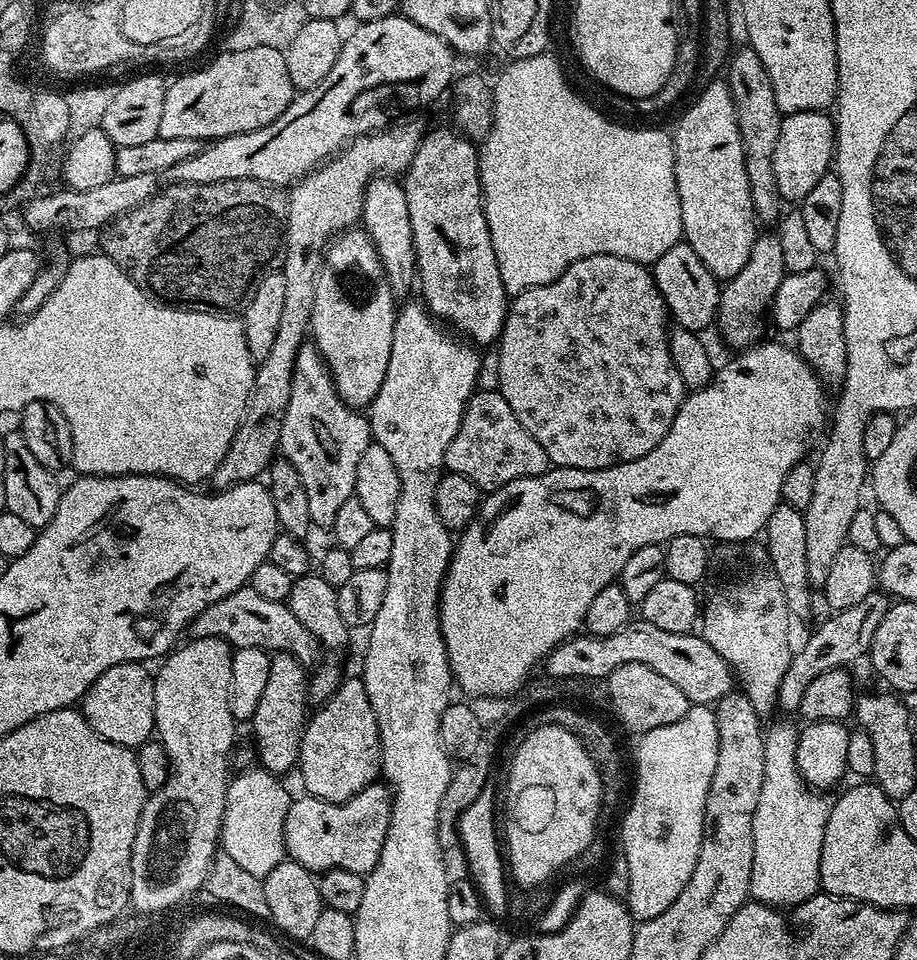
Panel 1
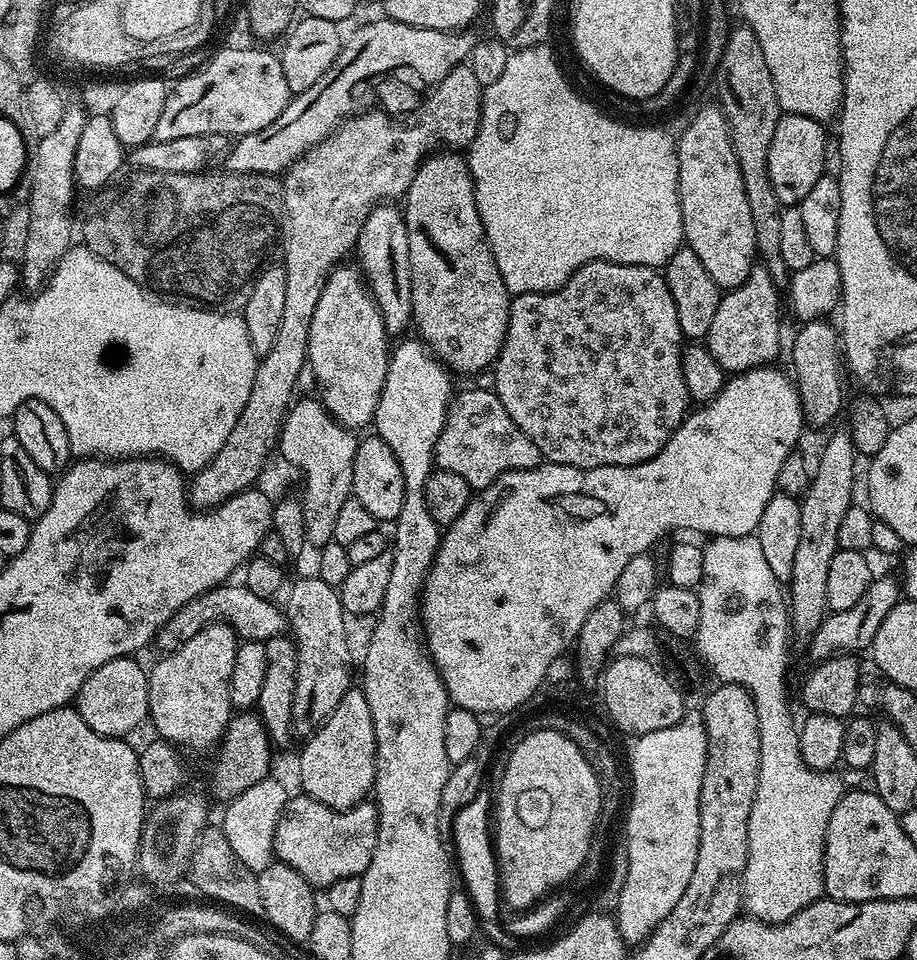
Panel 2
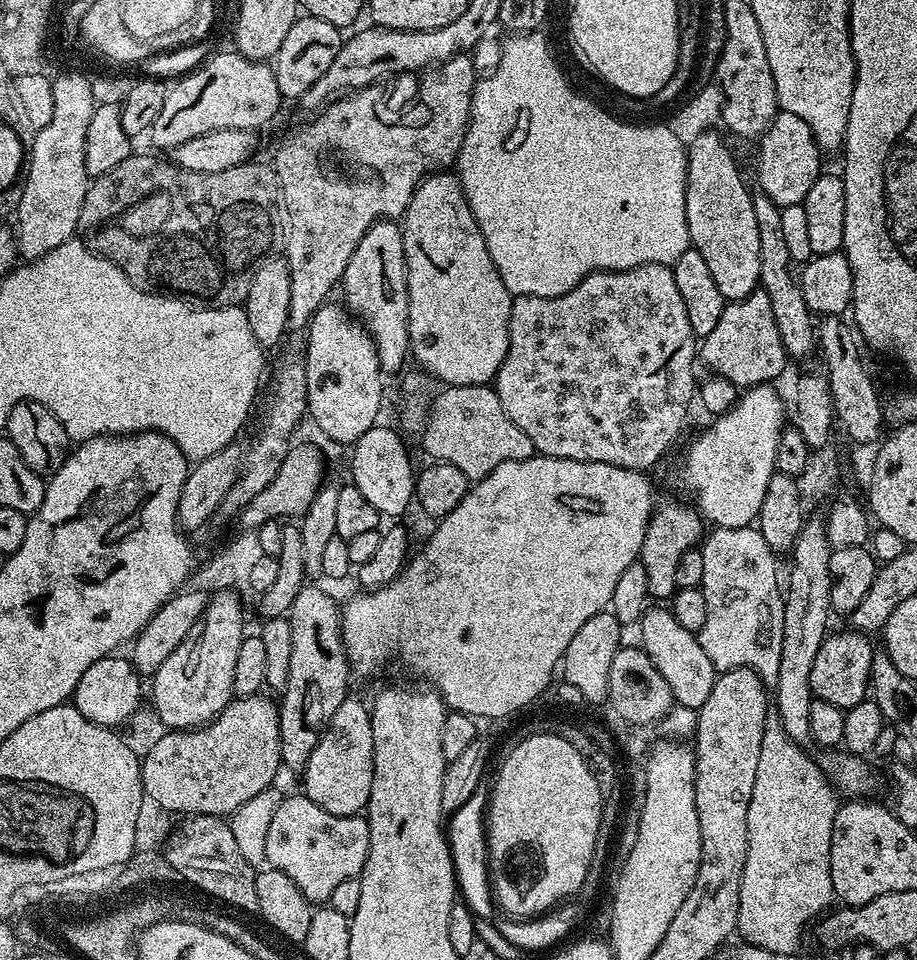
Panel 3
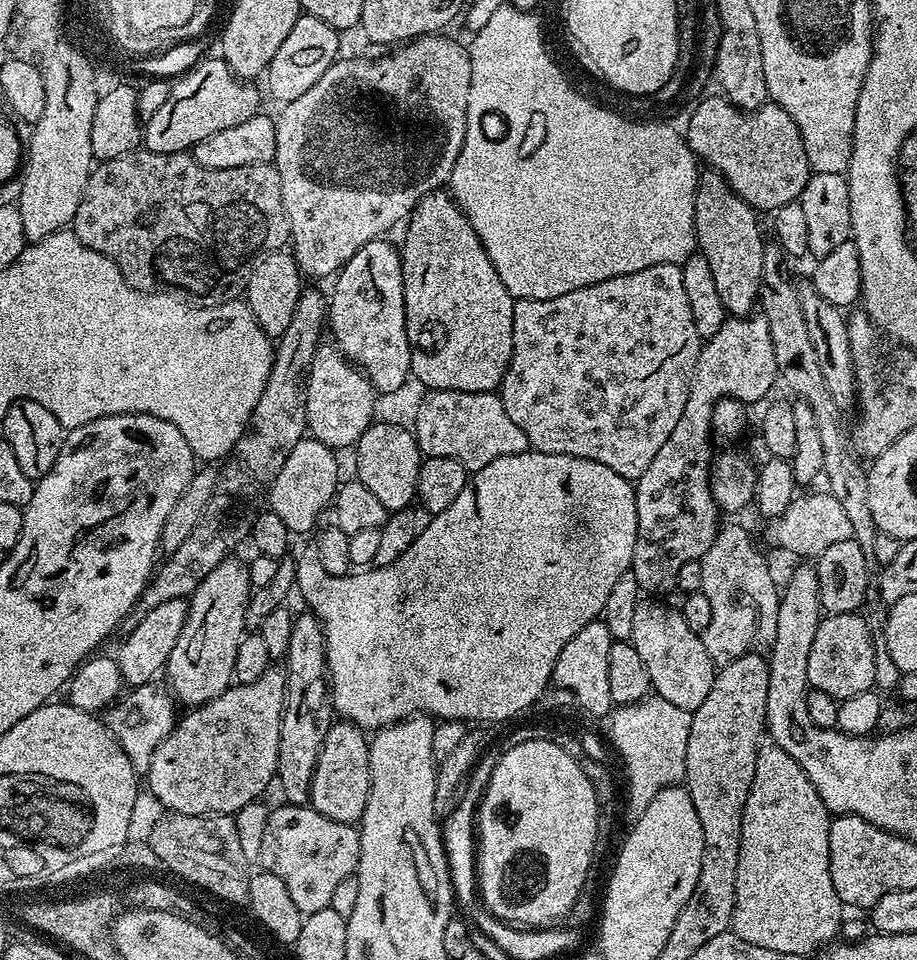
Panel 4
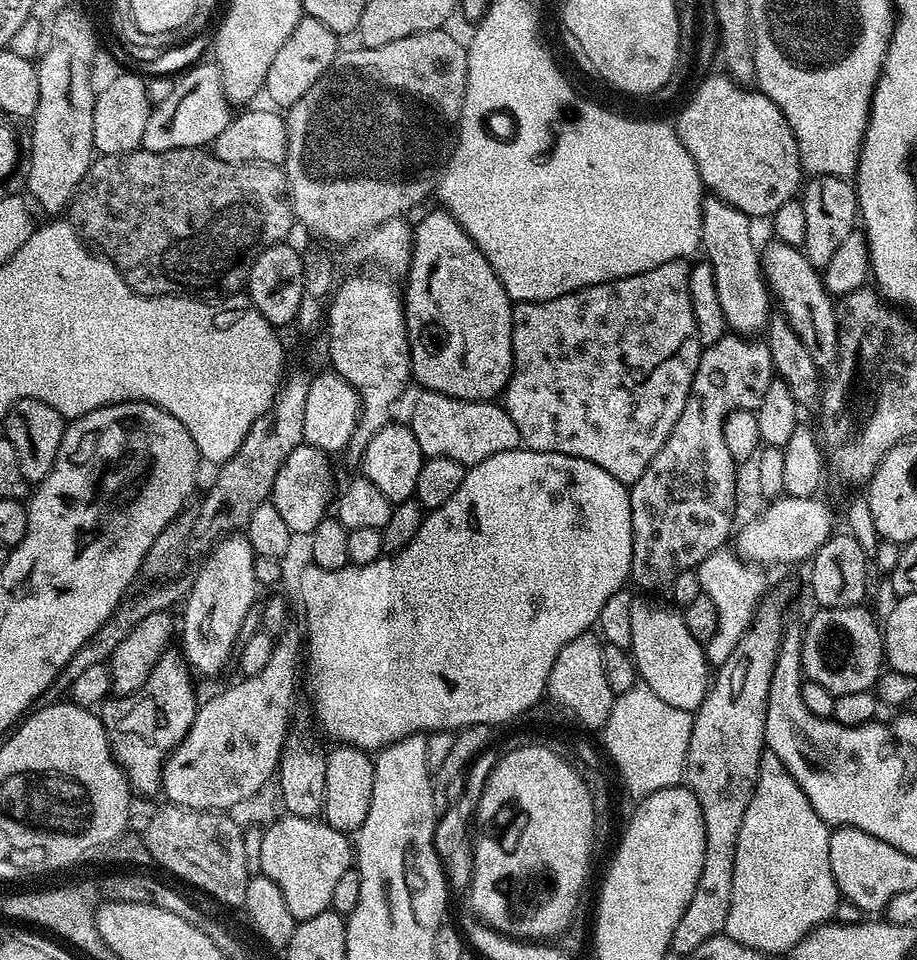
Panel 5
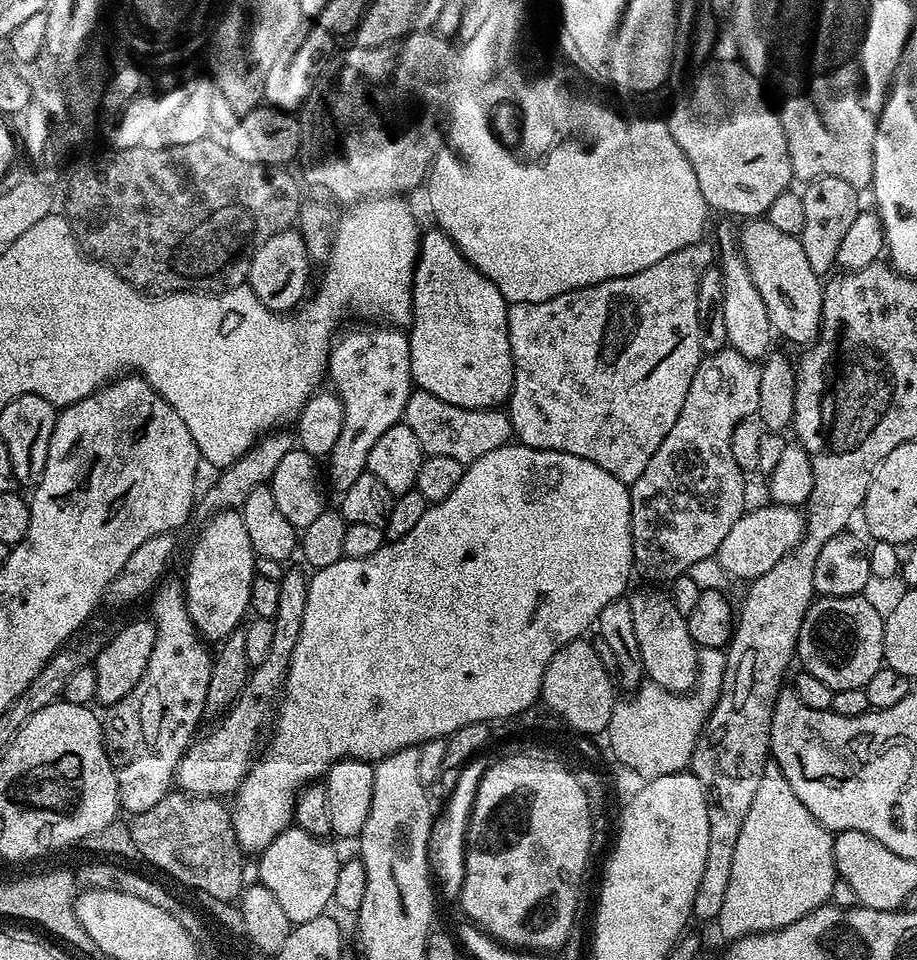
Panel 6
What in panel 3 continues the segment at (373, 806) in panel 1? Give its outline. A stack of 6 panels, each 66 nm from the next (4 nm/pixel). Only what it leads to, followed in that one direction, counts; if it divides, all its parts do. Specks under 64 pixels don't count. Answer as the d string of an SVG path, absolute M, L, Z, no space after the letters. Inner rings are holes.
M303 794L285 795L281 799L278 810L274 810L274 818L270 821L270 830L266 833L266 864L269 868L282 870L286 878L292 879L294 886L313 905L320 906L328 901L330 894L346 878L357 878L366 866L366 858L370 850L370 826L363 815L335 816L322 806L318 806L311 798Z

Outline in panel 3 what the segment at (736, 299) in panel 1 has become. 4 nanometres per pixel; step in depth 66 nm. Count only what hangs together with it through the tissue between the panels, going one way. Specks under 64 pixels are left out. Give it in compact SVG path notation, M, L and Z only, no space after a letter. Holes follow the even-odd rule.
M757 290L746 298L725 303L722 318L718 318L714 330L699 341L698 356L709 373L721 376L740 390L776 382L784 372L786 353L774 326L770 298L766 298L764 291Z

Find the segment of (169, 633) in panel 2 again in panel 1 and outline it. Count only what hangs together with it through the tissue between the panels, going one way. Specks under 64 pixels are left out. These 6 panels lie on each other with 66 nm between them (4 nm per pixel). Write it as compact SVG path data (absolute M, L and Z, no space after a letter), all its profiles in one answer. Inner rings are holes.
M250 586L234 590L234 594L206 606L202 614L192 619L190 636L193 640L216 636L219 640L227 640L233 649L260 648L269 654L289 652L305 666L315 665L322 653L320 641L310 634L310 630L306 630L306 626L302 626L302 622L298 622L298 618L294 618L287 603L269 602L267 598L254 594Z

